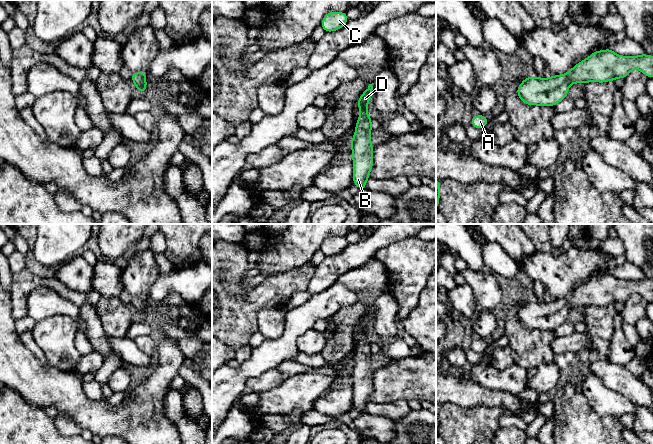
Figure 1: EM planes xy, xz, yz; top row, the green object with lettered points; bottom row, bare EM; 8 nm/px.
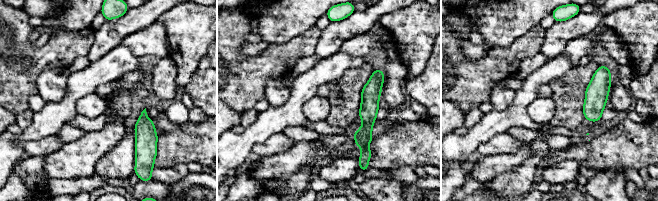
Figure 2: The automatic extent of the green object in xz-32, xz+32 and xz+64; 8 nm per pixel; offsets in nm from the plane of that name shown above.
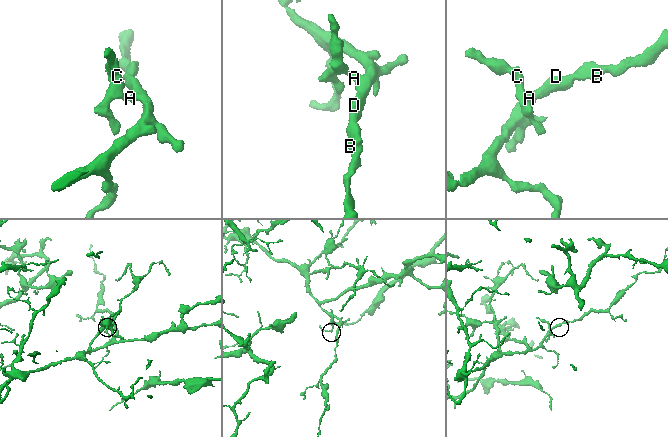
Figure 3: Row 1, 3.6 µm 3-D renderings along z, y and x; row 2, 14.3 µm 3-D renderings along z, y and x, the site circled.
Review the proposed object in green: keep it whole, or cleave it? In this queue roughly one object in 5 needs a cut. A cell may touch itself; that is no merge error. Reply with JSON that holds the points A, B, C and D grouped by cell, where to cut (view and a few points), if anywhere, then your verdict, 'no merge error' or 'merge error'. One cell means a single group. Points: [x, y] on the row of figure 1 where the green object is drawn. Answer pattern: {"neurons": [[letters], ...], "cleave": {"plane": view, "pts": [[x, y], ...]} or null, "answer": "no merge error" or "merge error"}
{"neurons": [["A", "B", "C", "D"]], "cleave": null, "answer": "no merge error"}

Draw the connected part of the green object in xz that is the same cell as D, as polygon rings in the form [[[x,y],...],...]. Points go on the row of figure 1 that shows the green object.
[[[372,84],[359,97],[357,106],[360,109],[360,116],[356,122],[356,130],[353,139],[350,141],[353,159],[353,184],[360,190],[367,189],[366,181],[373,168],[373,150],[371,145],[370,131],[373,129],[371,117],[367,113],[368,102],[372,99]]]

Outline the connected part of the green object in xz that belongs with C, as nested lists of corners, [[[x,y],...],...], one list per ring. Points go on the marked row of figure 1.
[[[328,12],[321,21],[320,26],[325,32],[332,32],[341,29],[349,18],[346,12]]]

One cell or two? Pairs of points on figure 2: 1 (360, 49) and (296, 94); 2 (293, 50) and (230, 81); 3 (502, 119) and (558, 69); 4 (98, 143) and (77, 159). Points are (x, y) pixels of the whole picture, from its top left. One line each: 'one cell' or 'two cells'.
1: two cells
2: one cell
3: one cell
4: one cell

